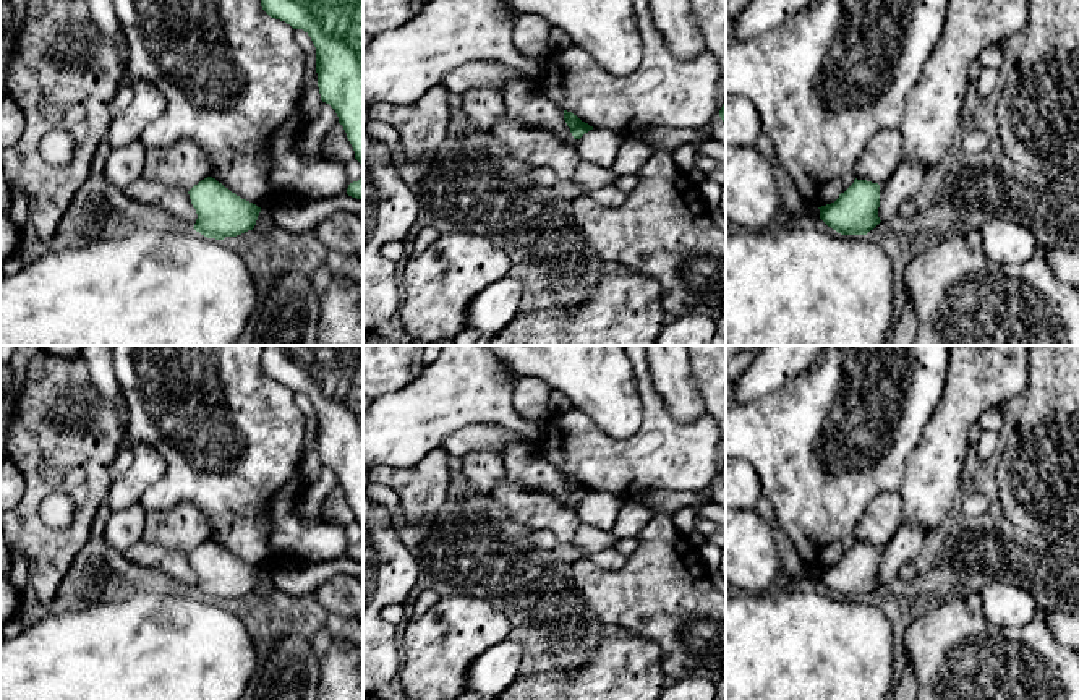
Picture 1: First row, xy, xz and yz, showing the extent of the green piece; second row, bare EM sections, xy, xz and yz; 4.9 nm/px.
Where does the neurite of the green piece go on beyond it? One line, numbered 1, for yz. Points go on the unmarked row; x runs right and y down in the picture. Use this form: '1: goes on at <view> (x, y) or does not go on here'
1: does not go on here

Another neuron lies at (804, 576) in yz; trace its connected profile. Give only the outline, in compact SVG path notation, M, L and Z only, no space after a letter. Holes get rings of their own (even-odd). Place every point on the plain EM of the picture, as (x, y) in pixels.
M761 494L760 497L757 510L763 519L771 522L779 556L783 559L783 567L795 578L794 588L812 587L813 583L820 582L820 572L807 567L802 562L794 544L789 541L784 530L779 527L774 507L765 494Z

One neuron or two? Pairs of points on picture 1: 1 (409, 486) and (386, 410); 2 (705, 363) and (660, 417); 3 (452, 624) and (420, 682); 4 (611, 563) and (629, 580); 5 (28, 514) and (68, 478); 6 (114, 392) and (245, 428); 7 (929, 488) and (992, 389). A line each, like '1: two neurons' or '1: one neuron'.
1: two neurons
2: two neurons
3: one neuron
4: two neurons
5: one neuron
6: two neurons
7: one neuron

